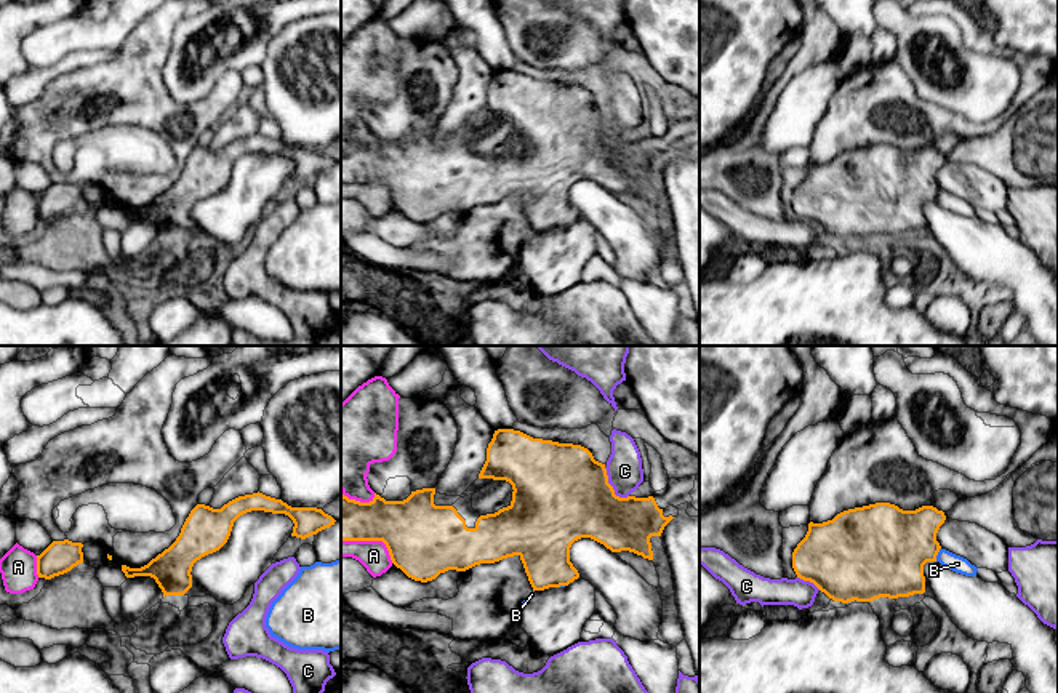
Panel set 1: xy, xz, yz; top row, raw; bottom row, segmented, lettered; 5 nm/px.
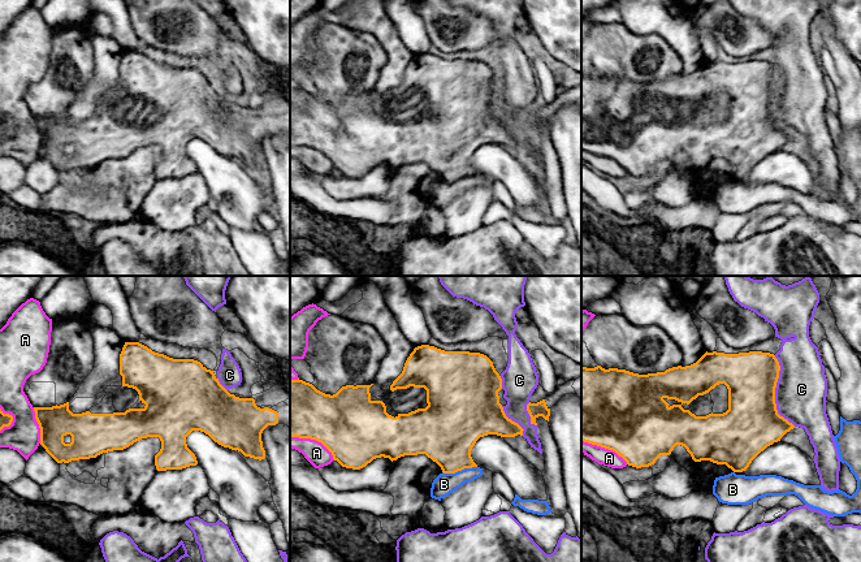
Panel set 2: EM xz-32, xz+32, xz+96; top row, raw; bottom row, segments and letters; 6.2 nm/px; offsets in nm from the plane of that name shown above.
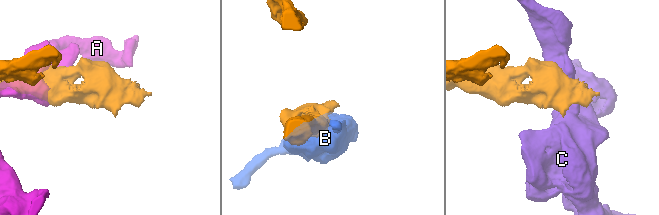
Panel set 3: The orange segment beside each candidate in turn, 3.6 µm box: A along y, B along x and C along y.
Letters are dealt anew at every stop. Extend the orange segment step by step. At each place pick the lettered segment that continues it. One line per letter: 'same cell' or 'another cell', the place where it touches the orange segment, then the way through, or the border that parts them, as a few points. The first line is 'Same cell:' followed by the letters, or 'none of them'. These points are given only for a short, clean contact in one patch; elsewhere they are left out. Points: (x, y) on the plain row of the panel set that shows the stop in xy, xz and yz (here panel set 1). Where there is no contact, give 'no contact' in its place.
Same cell: none of them
A: another cell; meets orange in xz at (372, 181)
B: another cell; meets orange in yz at (937, 196)
C: another cell; meets orange in xz at (612, 128)

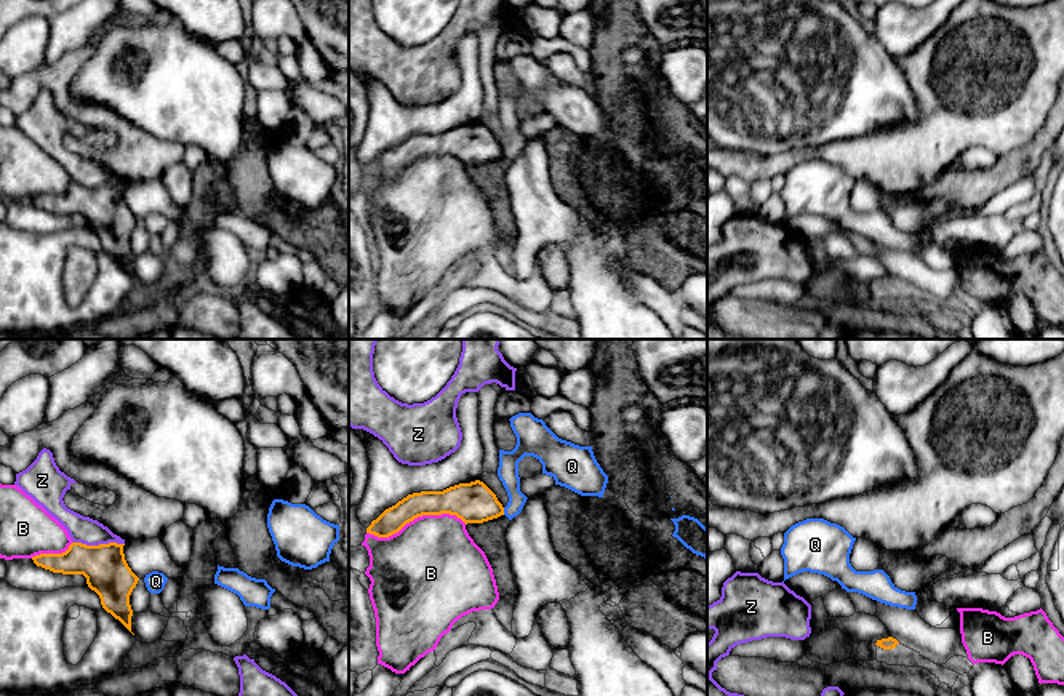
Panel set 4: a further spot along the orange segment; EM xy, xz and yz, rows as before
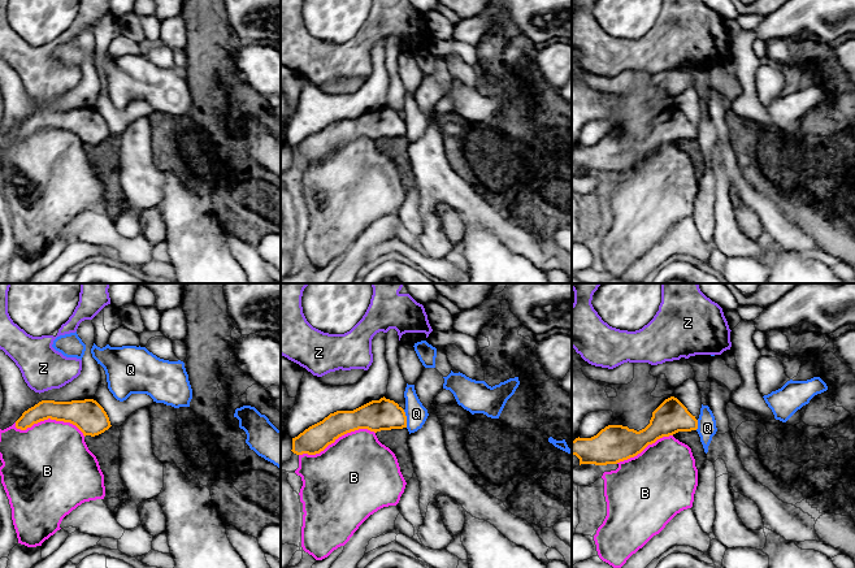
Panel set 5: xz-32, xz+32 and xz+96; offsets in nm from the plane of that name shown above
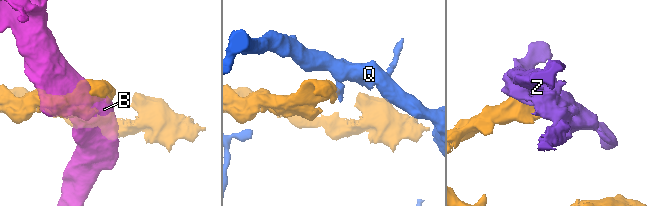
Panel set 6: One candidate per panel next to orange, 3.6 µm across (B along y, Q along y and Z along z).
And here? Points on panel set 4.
Same cell: none of them
B: another cell; meets orange in xz at (416, 159)
Q: another cell; meets orange in xz at (503, 152)
Z: another cell; meets orange in xy at (100, 186)

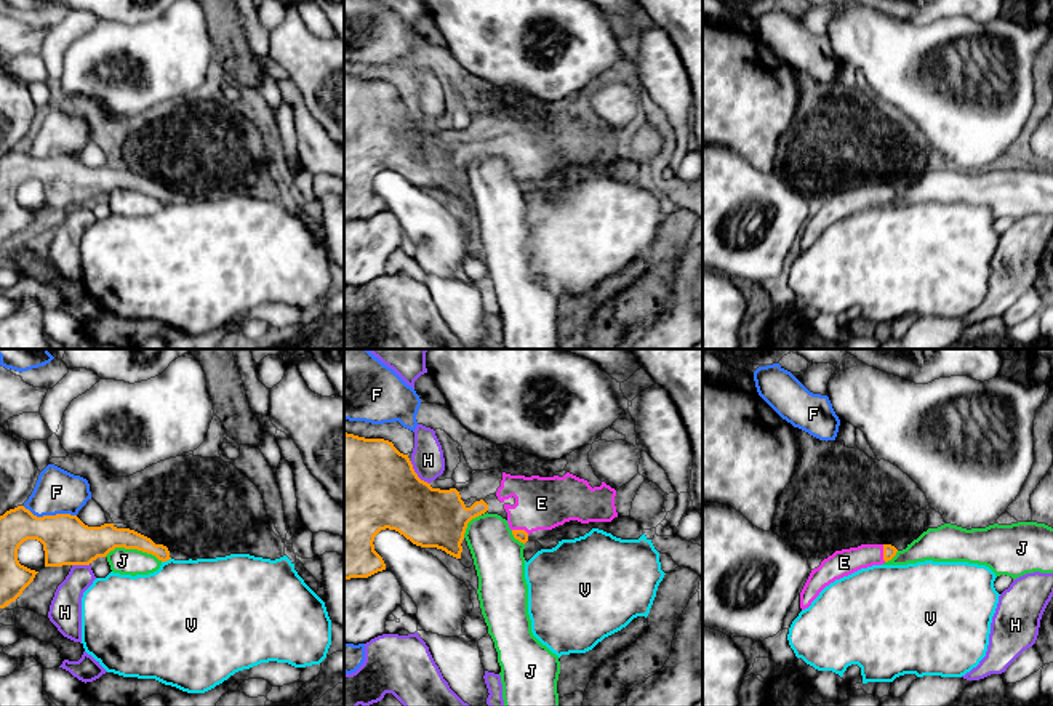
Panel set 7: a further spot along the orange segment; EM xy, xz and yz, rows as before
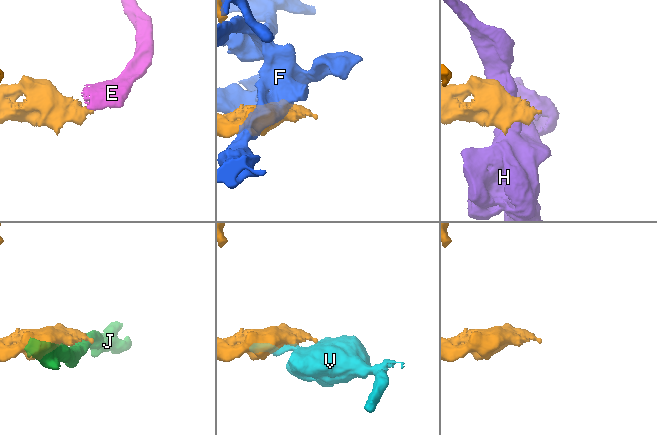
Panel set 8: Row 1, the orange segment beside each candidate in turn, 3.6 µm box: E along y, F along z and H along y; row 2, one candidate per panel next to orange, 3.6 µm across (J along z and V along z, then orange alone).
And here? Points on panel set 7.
Same cell: E
E: same cell; meets orange in yz at (884, 194)
F: another cell; meets orange in xy at (50, 157)
H: another cell; meets orange in xz at (416, 116)
J: another cell; meets orange in xy at (133, 189); border along xy (104, 197), (116, 189), (136, 189), (162, 202)
V: another cell; meets orange in xy at (165, 202)

